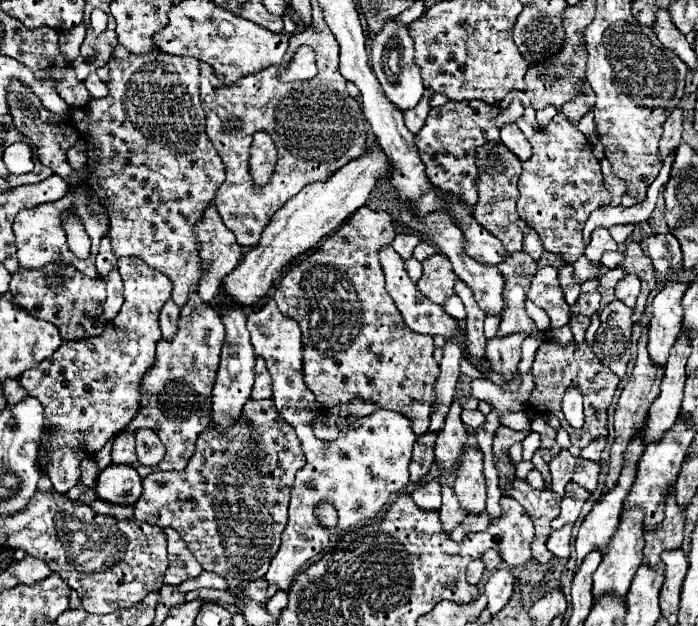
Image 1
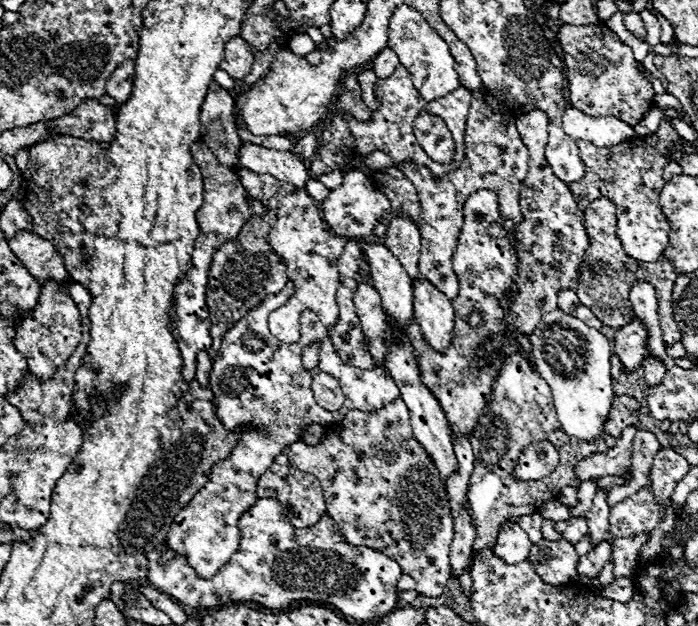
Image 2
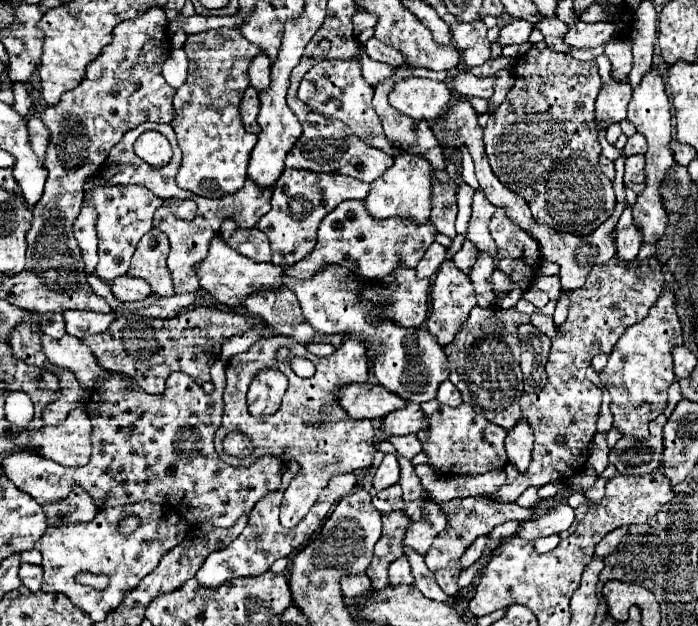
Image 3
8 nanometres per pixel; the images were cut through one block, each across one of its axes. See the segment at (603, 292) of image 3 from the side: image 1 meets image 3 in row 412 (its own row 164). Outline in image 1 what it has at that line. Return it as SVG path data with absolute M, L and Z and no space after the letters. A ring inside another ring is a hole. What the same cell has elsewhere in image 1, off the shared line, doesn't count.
M562 114L554 116L554 120L546 128L536 132L528 140L532 144L532 158L522 162L522 174L520 174L518 182L520 195L518 204L516 204L518 214L530 228L534 228L538 232L546 252L556 252L568 264L572 264L584 254L582 228L584 228L586 218L590 216L592 210L596 210L600 206L608 206L612 202L612 196L604 188L600 164L592 156L592 150L590 150L590 144L586 140L586 136L576 126L572 126Z

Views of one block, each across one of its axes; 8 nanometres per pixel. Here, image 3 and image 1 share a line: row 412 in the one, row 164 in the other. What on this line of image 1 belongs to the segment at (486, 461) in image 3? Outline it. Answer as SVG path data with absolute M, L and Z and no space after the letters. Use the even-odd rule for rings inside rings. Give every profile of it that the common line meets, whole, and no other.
M514 99L509 109L488 106L480 100L448 102L444 106L432 108L424 128L414 136L414 144L420 150L420 158L432 184L446 192L456 192L464 204L474 206L478 202L476 180L480 174L476 166L476 148L480 148L480 144L484 146L486 142L498 142L500 128L519 119L524 109L519 99Z

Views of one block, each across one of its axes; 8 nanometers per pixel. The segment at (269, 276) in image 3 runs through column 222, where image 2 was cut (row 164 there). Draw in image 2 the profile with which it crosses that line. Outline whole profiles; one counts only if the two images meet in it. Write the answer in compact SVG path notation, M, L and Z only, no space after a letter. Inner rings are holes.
M244 142L240 148L240 166L258 174L270 174L296 188L304 188L304 182L308 178L308 170L296 154L270 150L248 142Z

